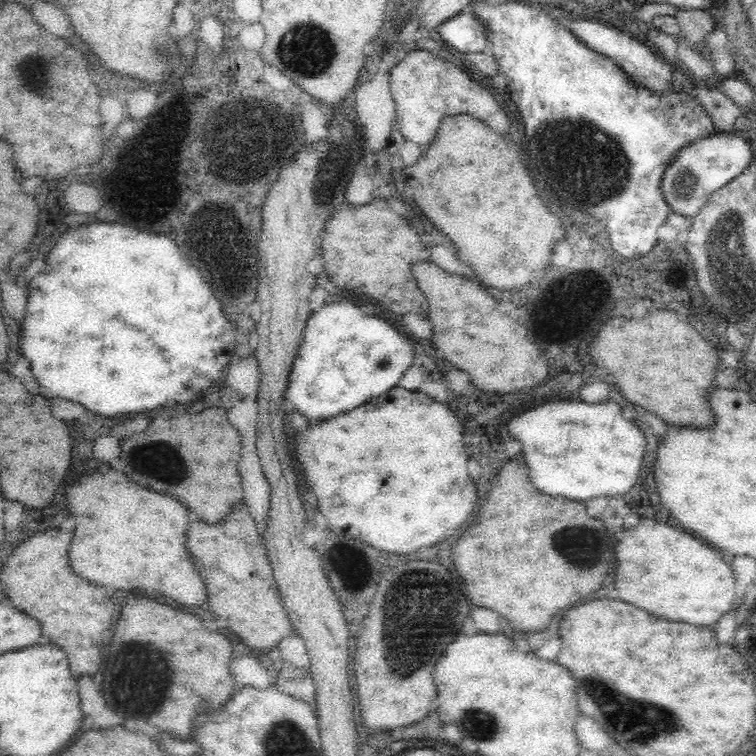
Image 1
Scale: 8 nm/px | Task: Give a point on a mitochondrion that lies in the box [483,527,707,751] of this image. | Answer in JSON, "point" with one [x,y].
{"point":[633,722]}

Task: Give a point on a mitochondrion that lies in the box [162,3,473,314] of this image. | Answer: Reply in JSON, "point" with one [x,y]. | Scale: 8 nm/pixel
{"point":[306,51]}

